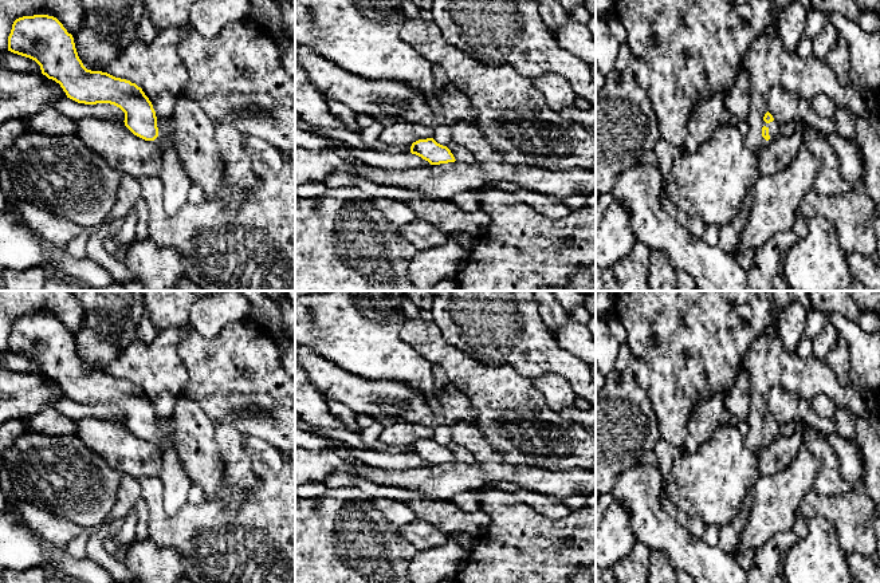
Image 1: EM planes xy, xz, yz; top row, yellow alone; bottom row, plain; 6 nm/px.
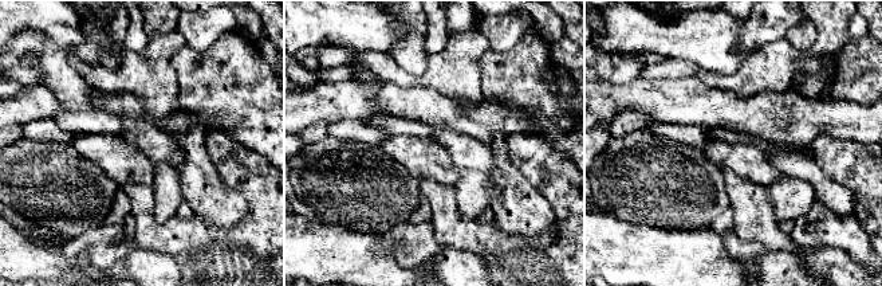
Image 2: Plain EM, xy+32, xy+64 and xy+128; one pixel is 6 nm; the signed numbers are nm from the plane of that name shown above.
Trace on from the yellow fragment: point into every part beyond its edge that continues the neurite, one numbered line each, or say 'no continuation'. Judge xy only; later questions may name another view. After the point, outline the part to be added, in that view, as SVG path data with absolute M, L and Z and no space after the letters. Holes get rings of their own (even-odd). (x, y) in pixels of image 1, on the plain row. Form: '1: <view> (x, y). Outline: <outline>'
1: xy (168, 429). Outline: M170 421L164 424L164 432L166 434L166 441L162 442L161 440L154 440L152 442L156 442L161 449L166 449L166 448L172 448L174 449L174 444L173 444L173 428Z

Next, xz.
no continuation

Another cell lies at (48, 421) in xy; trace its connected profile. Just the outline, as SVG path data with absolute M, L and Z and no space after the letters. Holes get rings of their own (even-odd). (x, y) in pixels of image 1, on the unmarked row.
M44 407L34 414L24 415L21 422L25 432L59 436L75 433L74 422L54 407Z

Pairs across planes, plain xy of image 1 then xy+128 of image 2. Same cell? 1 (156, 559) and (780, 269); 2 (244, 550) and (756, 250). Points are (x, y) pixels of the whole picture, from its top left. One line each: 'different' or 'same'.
1: same
2: different

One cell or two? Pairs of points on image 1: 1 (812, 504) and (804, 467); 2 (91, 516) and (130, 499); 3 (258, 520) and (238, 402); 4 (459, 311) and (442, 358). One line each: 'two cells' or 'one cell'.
1: two cells
2: two cells
3: two cells
4: two cells

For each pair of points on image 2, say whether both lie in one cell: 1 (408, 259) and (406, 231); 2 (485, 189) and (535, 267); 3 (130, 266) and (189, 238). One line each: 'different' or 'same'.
1: same
2: different
3: different

